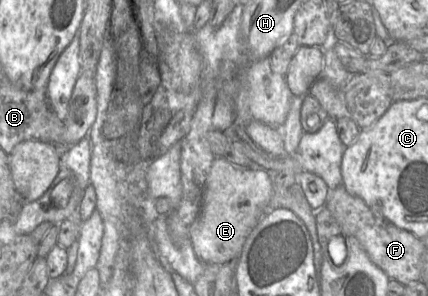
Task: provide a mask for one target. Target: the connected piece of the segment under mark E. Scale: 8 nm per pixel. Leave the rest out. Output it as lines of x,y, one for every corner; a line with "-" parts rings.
216,157
207,177
201,210
190,227
190,239
197,258
204,264
223,264
239,258
243,246
269,209
273,185
262,169
237,167

